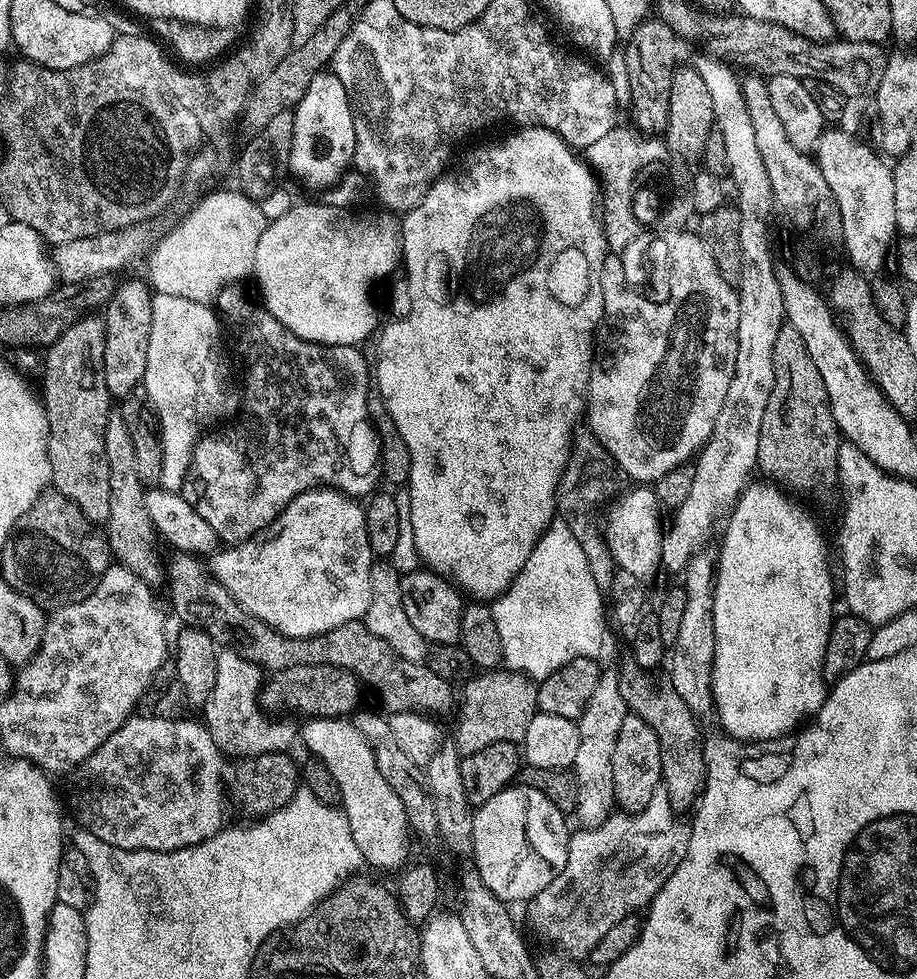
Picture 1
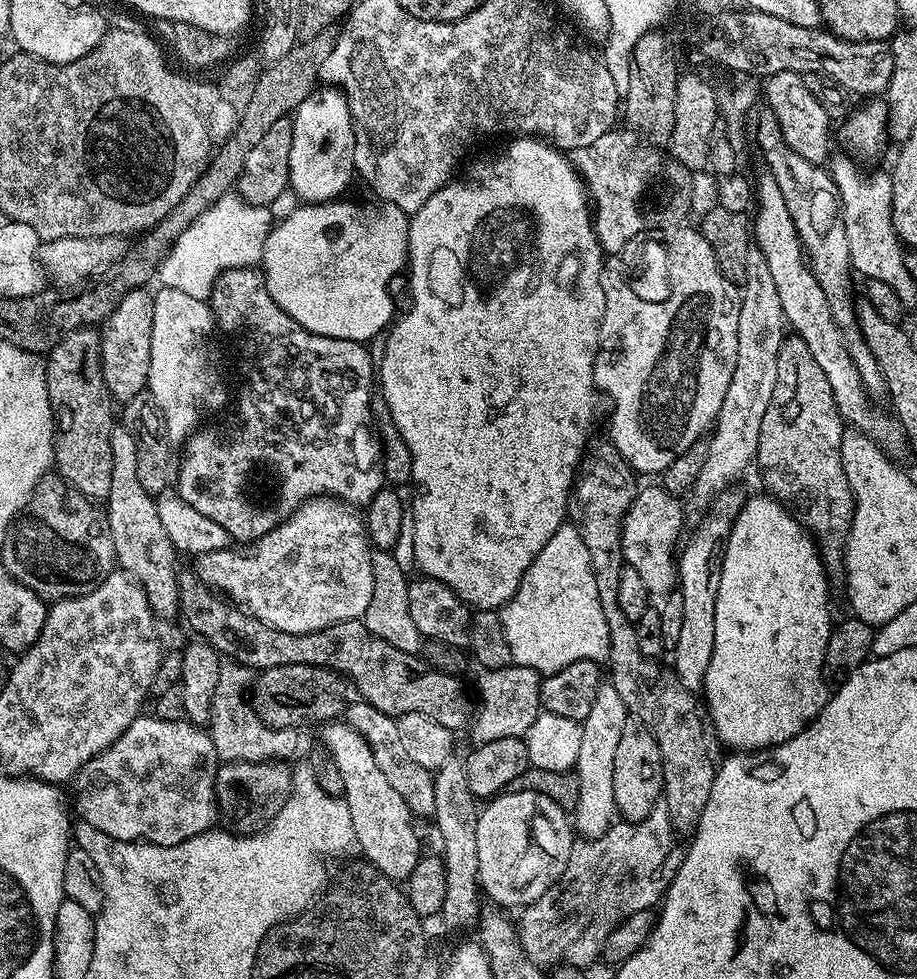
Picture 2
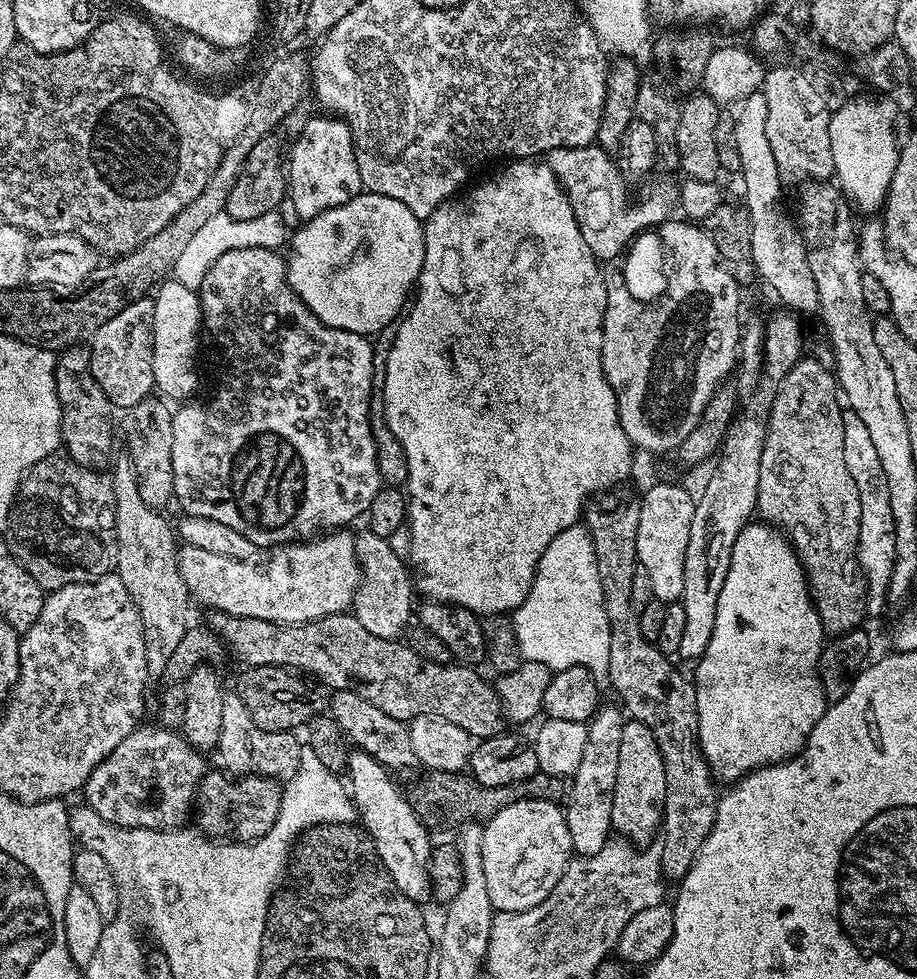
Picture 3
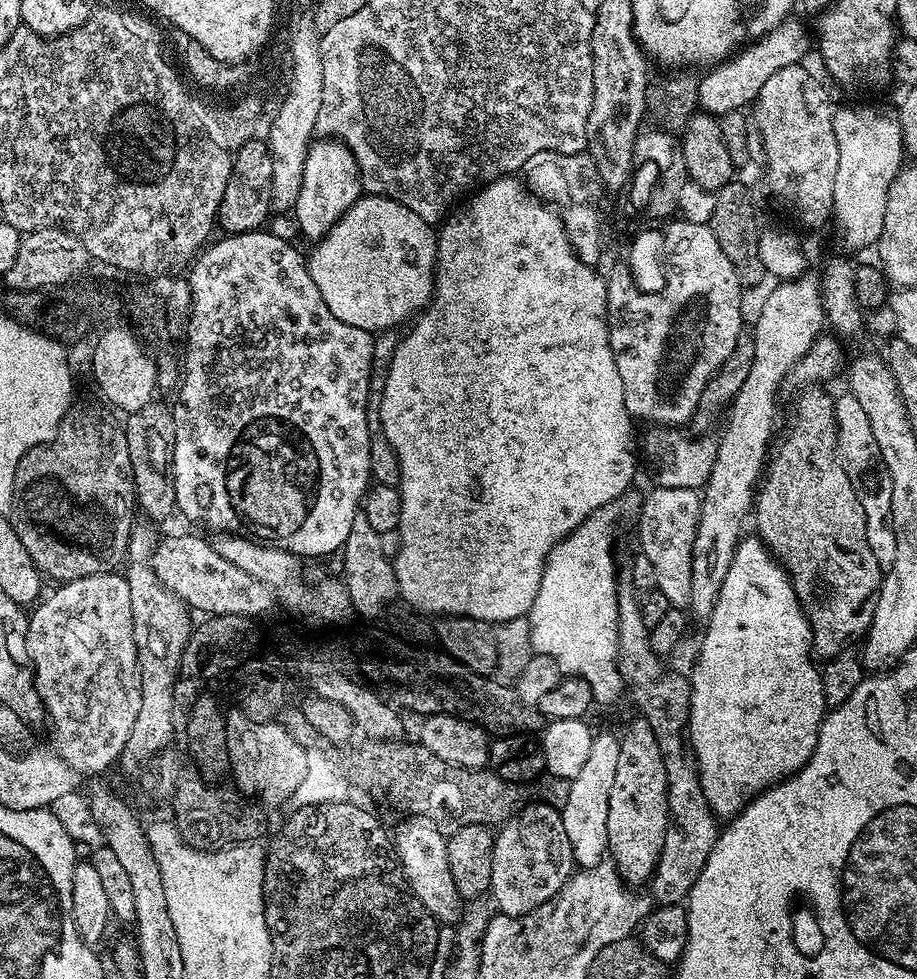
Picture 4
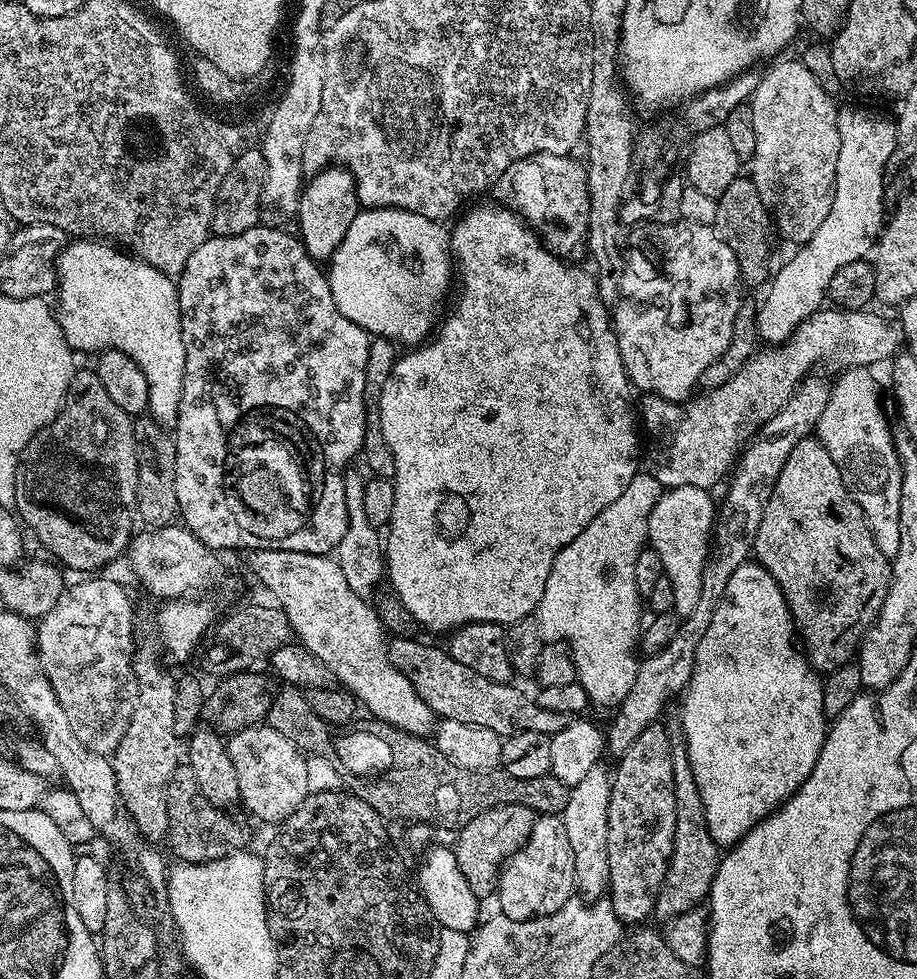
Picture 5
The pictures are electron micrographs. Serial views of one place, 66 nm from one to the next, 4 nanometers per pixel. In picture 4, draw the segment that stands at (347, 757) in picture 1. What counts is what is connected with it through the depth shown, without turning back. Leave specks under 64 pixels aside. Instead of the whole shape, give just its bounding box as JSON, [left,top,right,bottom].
[394,822,462,921]

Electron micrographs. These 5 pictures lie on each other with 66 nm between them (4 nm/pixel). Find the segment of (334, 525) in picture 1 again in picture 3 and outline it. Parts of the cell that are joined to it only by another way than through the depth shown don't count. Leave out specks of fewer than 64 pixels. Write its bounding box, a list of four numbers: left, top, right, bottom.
[176,530,362,625]

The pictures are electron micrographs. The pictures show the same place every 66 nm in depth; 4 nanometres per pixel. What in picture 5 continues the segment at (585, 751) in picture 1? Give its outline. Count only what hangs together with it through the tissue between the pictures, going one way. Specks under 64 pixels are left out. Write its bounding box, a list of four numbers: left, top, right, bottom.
[562,766,612,898]

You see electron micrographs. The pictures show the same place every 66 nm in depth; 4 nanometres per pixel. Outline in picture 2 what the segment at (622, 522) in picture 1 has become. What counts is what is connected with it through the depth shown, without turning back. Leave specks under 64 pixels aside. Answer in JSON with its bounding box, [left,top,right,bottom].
[620,487,684,598]

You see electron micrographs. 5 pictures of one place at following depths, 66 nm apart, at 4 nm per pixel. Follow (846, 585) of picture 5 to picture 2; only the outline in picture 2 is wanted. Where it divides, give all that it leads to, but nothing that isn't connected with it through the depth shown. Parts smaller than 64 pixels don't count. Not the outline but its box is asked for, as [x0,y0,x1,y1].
[755,334,856,570]

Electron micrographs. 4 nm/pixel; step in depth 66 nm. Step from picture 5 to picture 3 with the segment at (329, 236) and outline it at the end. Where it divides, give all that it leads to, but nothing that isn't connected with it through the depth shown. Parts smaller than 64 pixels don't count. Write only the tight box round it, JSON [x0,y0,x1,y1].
[286,114,364,221]

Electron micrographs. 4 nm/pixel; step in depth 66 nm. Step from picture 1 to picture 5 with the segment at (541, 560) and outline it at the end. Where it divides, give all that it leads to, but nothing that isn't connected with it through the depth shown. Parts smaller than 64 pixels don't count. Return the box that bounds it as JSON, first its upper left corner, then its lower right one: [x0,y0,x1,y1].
[538,470,662,710]

